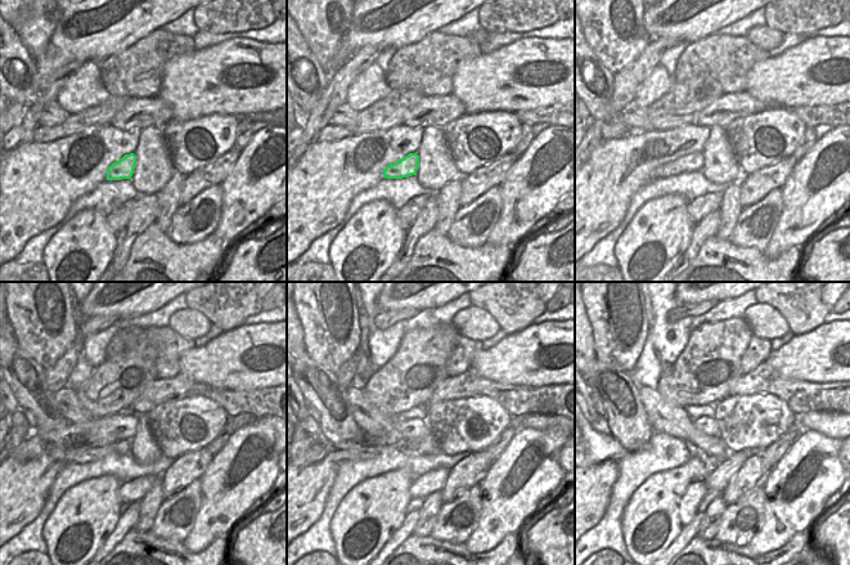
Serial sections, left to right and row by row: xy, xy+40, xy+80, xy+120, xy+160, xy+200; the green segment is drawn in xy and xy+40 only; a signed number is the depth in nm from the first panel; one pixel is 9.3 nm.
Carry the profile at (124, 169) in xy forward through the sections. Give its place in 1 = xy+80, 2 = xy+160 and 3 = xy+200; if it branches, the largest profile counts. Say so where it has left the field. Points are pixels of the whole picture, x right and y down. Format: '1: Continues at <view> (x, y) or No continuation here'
1: Continues at xy+80 (689, 162)
2: Continues at xy+160 (346, 451)
3: Continues at xy+200 (601, 447)

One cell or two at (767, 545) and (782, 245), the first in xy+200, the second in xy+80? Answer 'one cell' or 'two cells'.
one cell

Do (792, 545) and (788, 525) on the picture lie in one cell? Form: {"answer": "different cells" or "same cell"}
{"answer": "different cells"}

